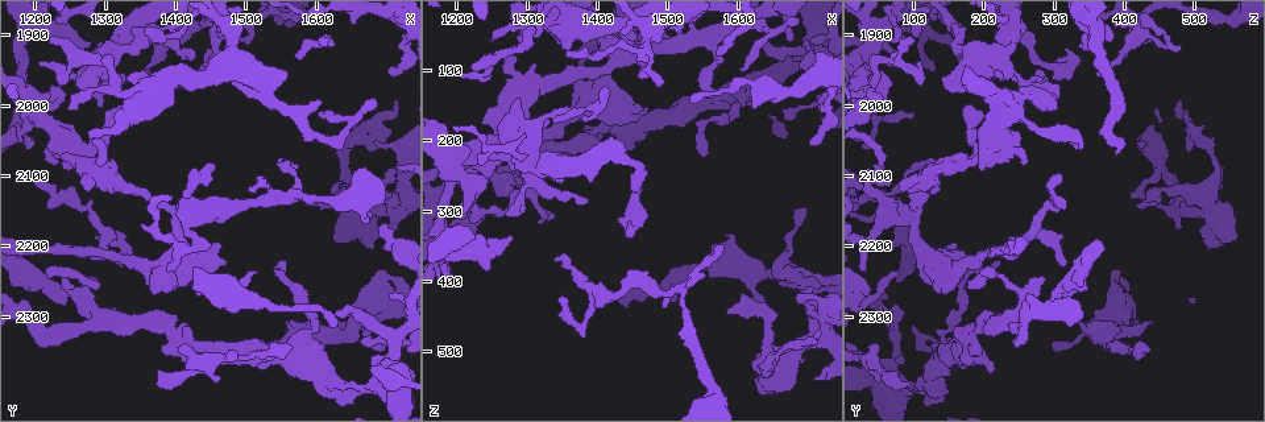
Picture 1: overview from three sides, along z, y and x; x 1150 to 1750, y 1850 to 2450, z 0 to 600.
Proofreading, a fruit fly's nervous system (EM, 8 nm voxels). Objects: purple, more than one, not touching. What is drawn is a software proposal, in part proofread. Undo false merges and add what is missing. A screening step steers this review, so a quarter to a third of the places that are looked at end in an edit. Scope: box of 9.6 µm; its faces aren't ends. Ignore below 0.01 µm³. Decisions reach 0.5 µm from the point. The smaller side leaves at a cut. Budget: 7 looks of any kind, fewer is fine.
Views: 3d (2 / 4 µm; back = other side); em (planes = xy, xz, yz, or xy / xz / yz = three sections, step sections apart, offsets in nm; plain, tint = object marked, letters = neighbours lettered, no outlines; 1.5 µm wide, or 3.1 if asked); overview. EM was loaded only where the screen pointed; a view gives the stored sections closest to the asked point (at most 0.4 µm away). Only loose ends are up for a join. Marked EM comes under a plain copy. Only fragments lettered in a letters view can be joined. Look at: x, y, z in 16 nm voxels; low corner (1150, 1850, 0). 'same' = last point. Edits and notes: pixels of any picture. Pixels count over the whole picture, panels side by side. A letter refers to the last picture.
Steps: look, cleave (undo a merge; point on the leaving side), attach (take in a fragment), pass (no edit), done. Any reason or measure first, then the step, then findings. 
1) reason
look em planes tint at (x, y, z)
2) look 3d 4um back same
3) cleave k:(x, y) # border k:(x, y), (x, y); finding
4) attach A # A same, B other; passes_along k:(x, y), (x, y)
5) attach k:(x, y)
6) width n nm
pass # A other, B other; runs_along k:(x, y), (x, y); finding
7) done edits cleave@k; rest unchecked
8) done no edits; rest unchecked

an open end
look 3d 4um at (1340, 1955, 370)

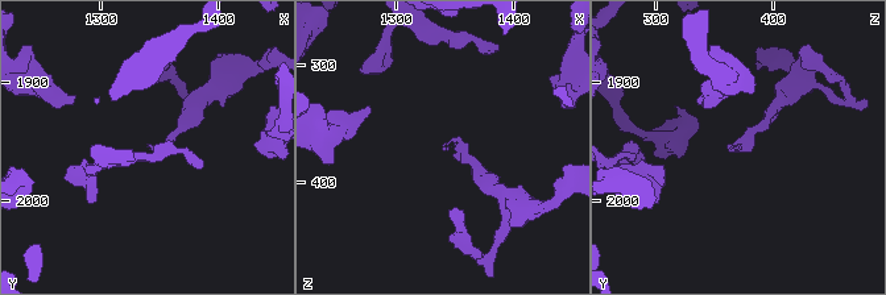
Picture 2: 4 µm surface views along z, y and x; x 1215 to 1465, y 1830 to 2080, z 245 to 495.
look em xy step 8 tint at (1342, 1954, 368)

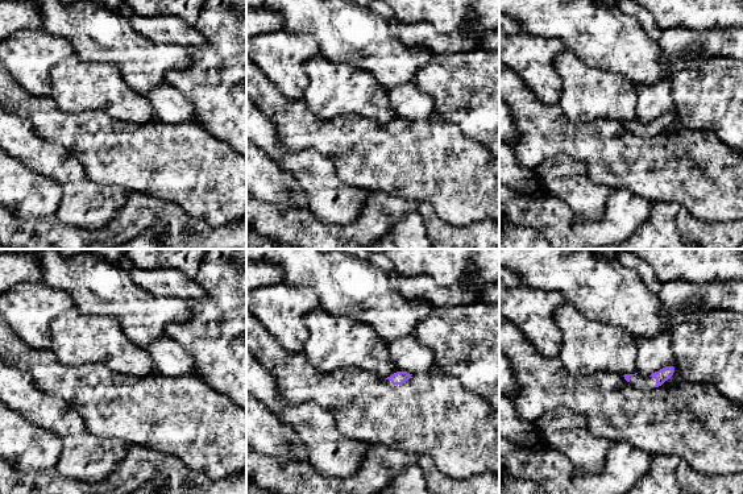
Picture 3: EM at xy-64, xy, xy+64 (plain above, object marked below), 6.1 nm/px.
look em planes letters same

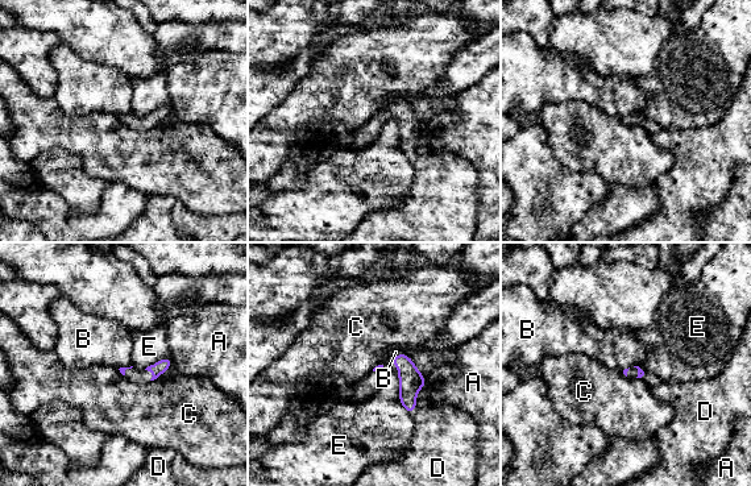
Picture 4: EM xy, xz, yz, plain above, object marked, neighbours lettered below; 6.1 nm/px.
longest_contact E 280 nm
pass # A other, B other, C other, D other, E other; border 4:(401, 353), (388, 361); none of them fits

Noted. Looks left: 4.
free end
look 3d 4um at (1230, 2080, 255)

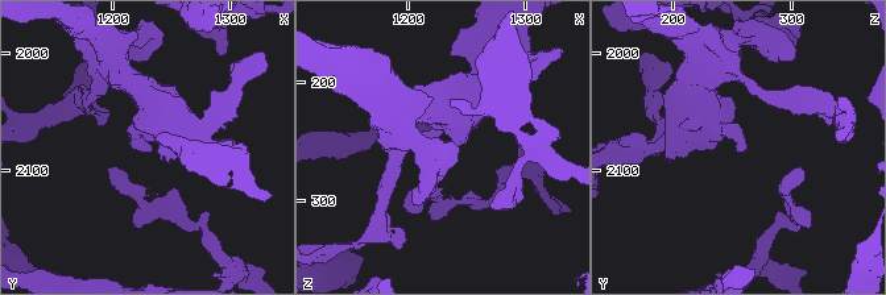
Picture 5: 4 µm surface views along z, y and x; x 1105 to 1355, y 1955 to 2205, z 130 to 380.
now the EM
look em planes letters at (1234, 2084, 260)

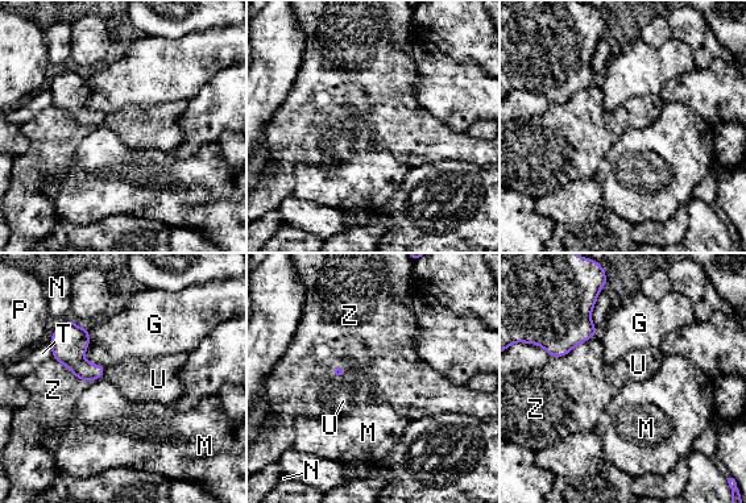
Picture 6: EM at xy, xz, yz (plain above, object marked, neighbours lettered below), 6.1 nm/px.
pass # G other, M other, N other, P other, T other, U other, Z other; border 6:(102, 377), (85, 382); no lettered fragment goes on from it

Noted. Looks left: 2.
thin end
look em planes tint at (1555, 2220, 225)

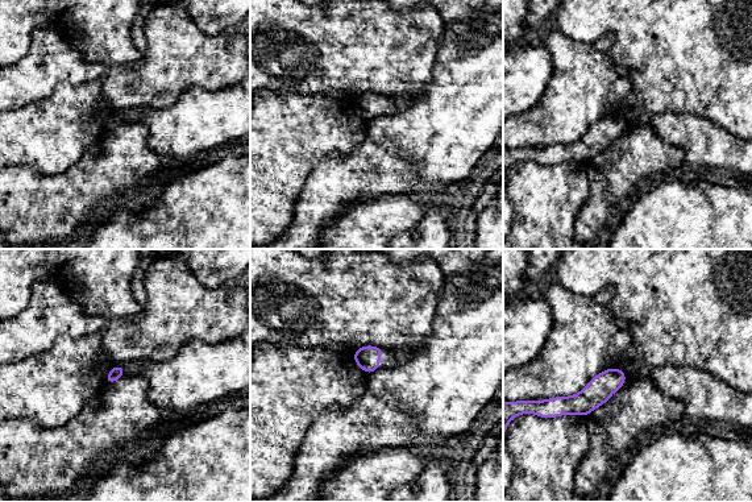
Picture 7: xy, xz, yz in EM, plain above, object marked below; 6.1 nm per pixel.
look em planes letters same

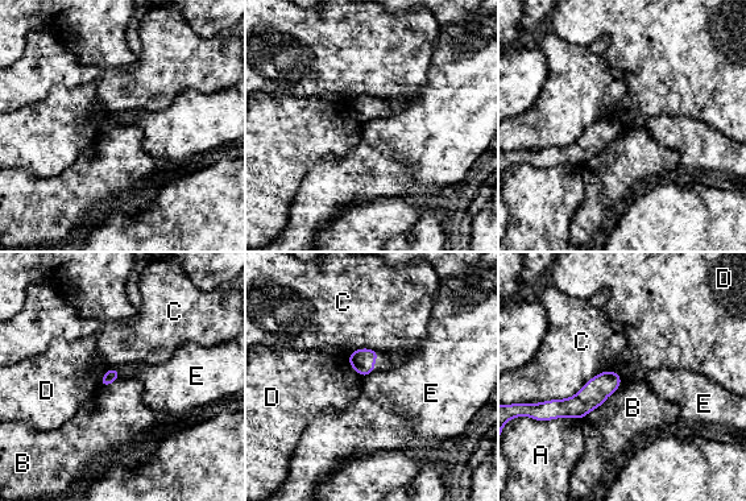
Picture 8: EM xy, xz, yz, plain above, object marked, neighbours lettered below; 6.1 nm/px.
pass # A other, B other, C other, D other, E other; none of them fits

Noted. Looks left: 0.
done no edits; rest unchecked

